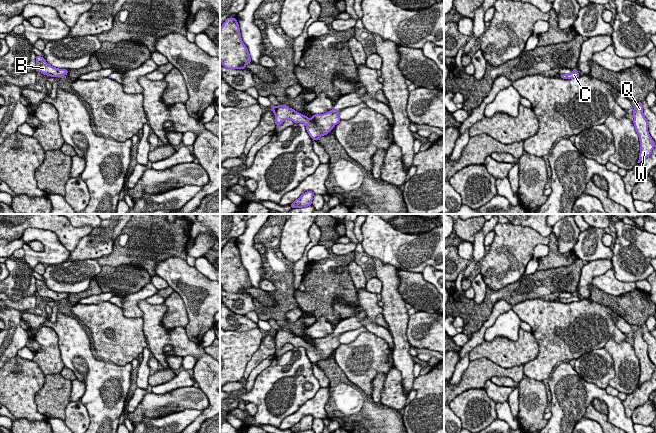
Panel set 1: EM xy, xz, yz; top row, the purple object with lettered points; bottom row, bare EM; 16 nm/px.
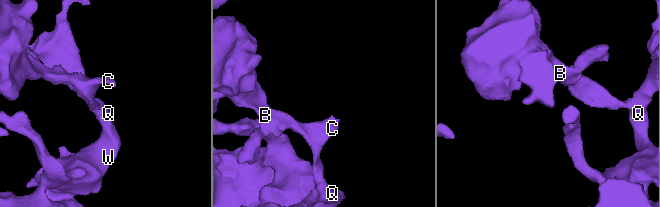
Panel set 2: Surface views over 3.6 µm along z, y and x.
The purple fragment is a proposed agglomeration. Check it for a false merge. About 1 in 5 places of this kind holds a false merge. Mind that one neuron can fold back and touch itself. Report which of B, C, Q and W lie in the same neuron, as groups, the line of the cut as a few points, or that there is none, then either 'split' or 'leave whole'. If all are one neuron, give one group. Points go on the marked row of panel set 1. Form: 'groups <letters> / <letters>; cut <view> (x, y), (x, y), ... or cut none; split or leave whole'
groups B C Q W; cut none; leave whole

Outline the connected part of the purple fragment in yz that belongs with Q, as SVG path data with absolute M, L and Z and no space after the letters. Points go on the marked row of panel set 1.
M638 102L638 105L633 108L634 126L635 130L639 135L640 140L640 154L637 163L640 163L644 158L651 155L653 148L656 143L651 138L648 132L648 121L643 115L643 105L642 102Z

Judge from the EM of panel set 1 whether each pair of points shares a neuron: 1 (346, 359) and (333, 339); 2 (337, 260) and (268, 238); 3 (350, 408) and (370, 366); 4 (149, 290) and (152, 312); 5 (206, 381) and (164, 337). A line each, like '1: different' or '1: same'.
1: different
2: different
3: different
4: different
5: same

